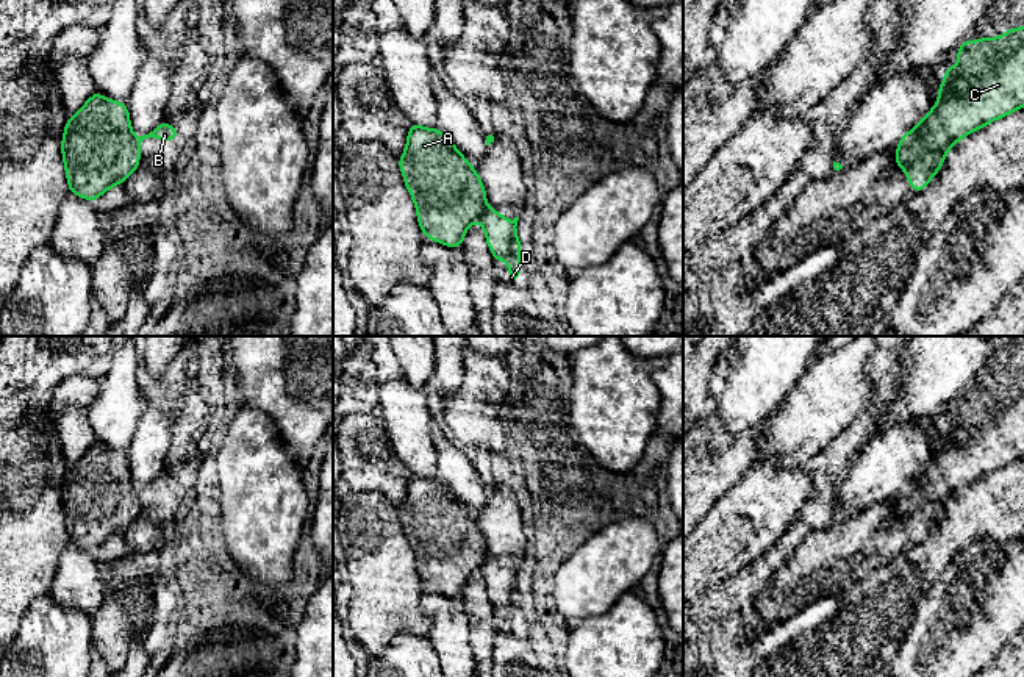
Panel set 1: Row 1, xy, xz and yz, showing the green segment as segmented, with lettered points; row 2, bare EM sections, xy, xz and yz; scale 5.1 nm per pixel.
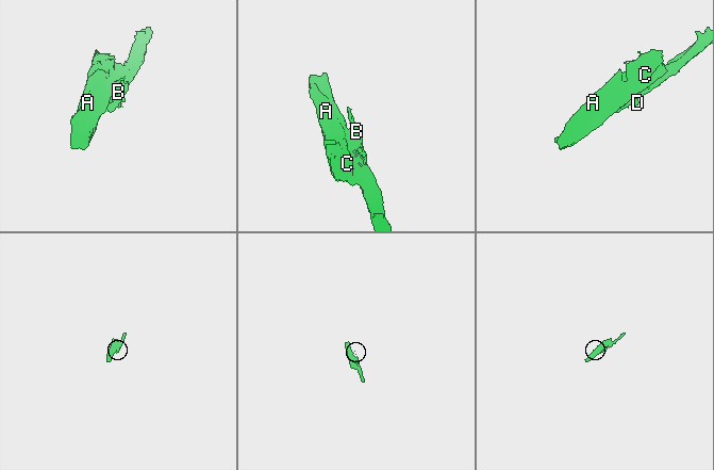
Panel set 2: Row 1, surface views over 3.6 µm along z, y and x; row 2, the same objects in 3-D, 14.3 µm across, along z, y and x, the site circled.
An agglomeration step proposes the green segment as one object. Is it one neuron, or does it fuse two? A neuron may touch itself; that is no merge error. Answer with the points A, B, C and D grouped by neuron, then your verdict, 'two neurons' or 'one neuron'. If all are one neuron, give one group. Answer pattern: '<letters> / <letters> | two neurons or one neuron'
A C / B D | two neurons

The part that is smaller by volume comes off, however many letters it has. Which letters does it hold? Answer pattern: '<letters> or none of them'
B, D

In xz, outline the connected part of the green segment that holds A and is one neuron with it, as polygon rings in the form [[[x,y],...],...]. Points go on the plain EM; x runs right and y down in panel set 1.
[[[414,472],[397,511],[424,588],[461,599],[469,575],[486,560],[477,519],[439,478]]]

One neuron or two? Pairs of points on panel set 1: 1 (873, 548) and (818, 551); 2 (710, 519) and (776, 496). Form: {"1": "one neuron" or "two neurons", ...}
{"1": "one neuron", "2": "one neuron"}

